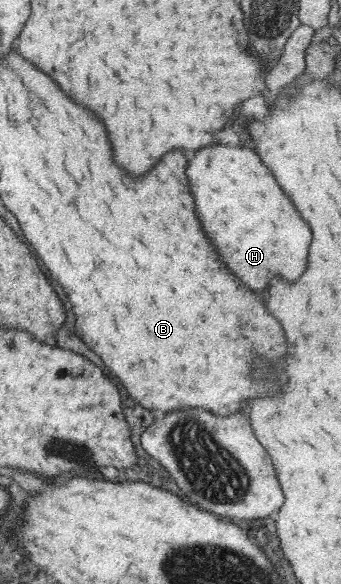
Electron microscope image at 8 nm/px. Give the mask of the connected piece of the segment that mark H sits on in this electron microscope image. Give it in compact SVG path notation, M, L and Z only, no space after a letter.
M223 145L197 150L187 166L195 212L205 234L233 276L251 290L265 290L271 276L297 280L307 268L311 244L311 228L261 162L249 145Z

